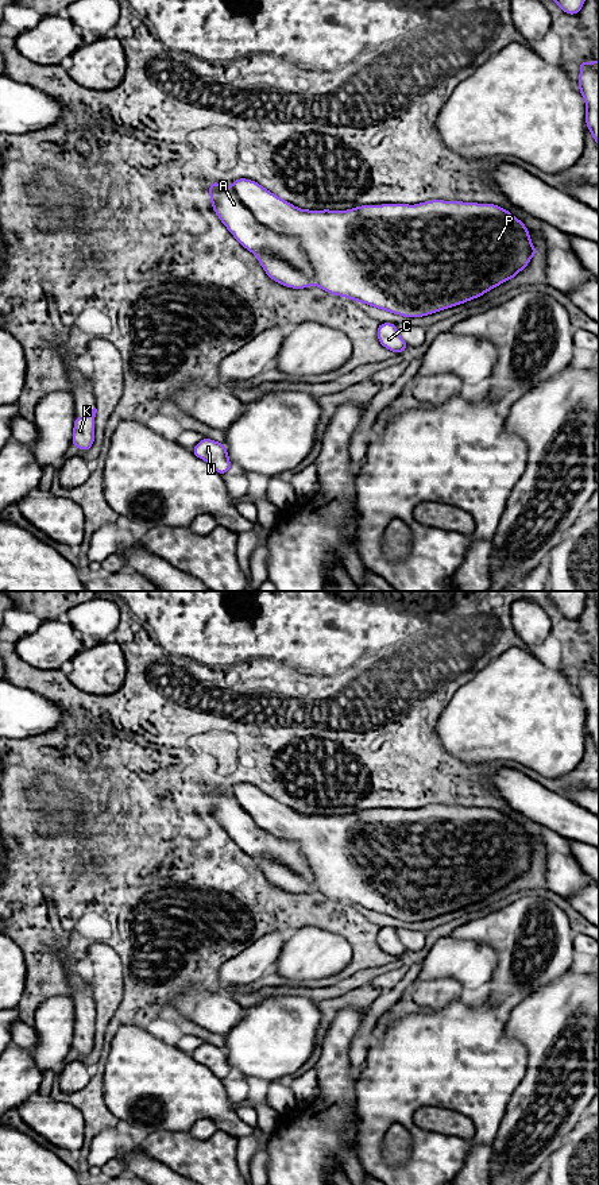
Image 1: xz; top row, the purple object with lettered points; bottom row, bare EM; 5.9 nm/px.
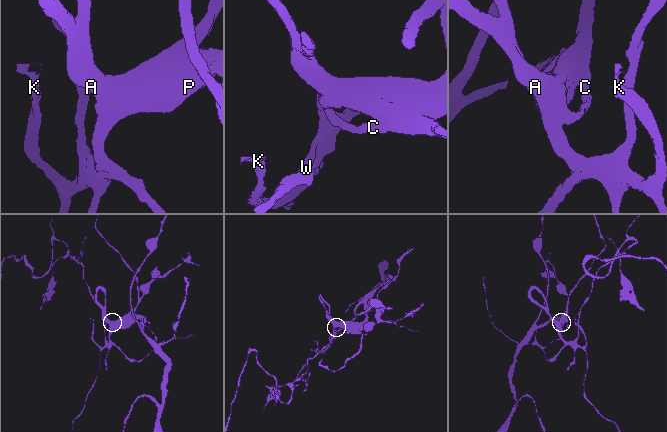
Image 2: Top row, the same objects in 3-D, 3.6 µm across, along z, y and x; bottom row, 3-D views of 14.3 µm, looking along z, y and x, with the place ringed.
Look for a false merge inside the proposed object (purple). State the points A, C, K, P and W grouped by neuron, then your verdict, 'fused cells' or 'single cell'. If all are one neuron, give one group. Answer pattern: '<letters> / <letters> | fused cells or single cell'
A C K P W | single cell

